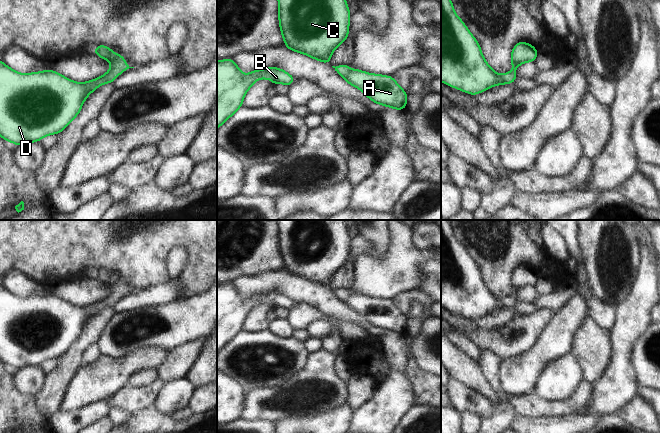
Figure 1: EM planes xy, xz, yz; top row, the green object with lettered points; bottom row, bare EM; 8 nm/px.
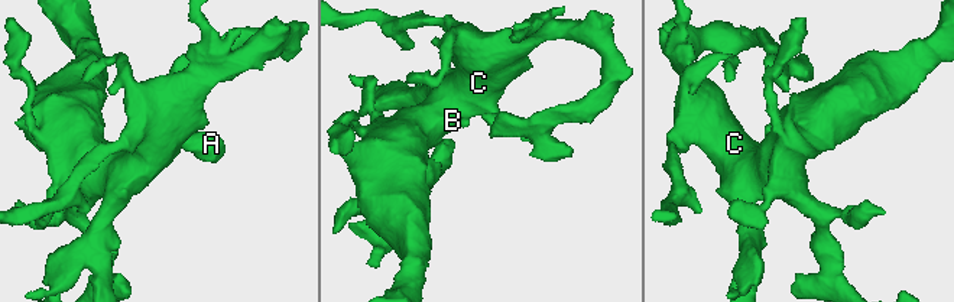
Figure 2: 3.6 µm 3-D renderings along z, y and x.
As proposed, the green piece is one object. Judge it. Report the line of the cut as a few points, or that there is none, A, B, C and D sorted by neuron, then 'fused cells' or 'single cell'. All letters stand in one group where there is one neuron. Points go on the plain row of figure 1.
no cut; A B C D; single cell

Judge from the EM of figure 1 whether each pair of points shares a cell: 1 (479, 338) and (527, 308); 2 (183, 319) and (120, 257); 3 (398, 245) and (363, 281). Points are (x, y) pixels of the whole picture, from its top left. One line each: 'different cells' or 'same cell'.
1: different cells
2: different cells
3: same cell

